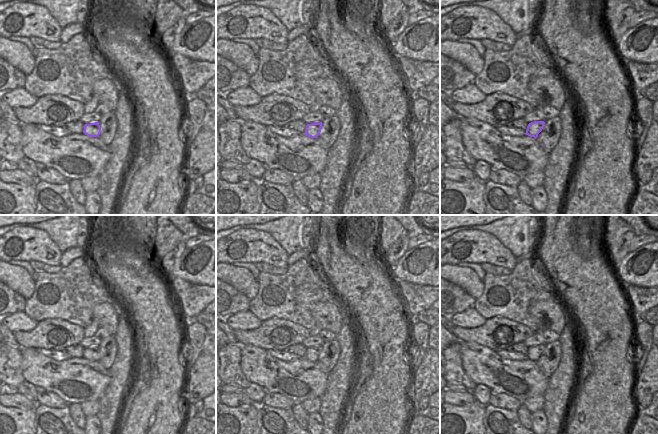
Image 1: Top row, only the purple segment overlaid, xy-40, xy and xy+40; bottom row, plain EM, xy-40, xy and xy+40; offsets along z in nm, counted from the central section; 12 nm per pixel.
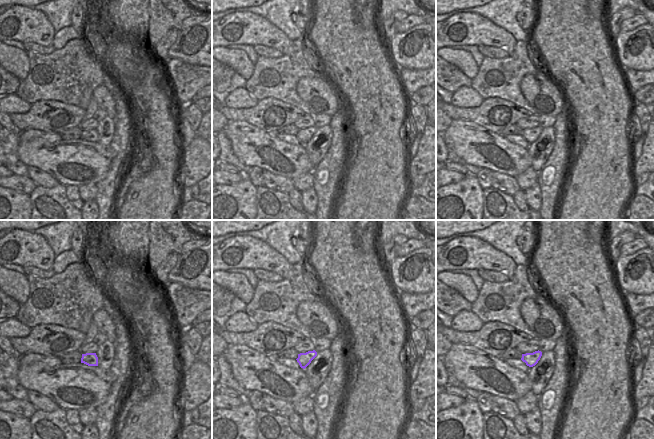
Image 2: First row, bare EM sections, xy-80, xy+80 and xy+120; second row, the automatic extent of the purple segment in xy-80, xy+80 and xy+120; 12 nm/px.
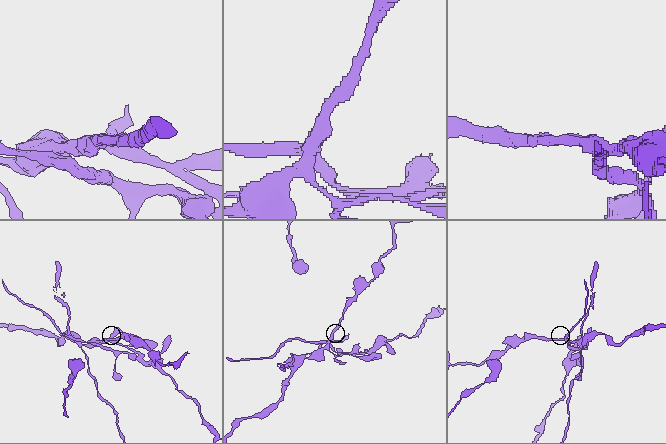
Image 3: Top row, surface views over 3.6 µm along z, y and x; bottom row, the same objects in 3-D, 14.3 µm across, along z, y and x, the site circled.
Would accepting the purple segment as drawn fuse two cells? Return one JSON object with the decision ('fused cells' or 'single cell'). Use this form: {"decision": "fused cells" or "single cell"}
{"decision": "fused cells"}

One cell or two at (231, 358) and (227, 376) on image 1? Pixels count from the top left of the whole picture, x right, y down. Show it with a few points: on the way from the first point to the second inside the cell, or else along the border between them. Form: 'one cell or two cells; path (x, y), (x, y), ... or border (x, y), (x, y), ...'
one cell; path (230, 362), (230, 372)

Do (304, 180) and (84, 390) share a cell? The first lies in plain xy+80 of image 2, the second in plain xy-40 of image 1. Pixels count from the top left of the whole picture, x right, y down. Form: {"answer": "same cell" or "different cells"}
{"answer": "different cells"}

